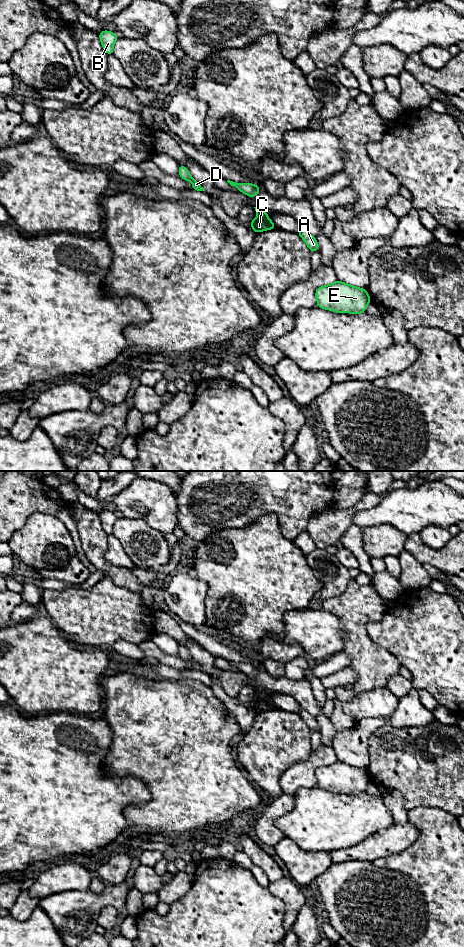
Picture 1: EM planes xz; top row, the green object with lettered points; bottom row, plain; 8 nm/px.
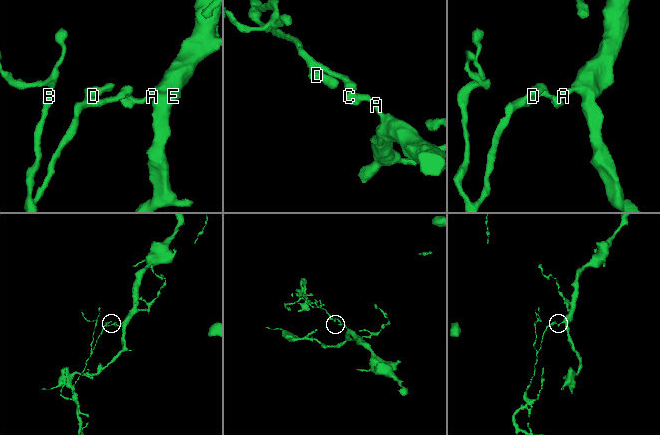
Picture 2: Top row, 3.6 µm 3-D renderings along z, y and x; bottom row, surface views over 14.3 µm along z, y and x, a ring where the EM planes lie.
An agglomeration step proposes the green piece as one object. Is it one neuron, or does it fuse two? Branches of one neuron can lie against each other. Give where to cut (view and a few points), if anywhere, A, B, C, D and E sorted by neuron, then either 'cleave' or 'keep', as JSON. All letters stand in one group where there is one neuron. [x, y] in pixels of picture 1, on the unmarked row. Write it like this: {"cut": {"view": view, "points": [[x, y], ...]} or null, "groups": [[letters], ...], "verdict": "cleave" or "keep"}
{"cut": {"view": "xz", "points": [[259, 695], [266, 697]]}, "groups": [["A", "C", "E"], ["B", "D"]], "verdict": "cleave"}

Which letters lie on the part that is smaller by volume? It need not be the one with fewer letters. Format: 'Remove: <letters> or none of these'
Remove: B, D

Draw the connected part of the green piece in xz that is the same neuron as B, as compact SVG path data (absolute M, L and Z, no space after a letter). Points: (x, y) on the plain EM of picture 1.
M103 510L102 512L99 513L99 518L102 527L109 536L112 536L113 526L118 517L119 517L118 514L114 514L113 512L107 510Z

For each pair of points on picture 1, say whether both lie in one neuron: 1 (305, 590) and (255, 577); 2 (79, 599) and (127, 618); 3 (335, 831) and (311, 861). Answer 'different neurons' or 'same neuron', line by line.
1: same neuron
2: same neuron
3: different neurons

